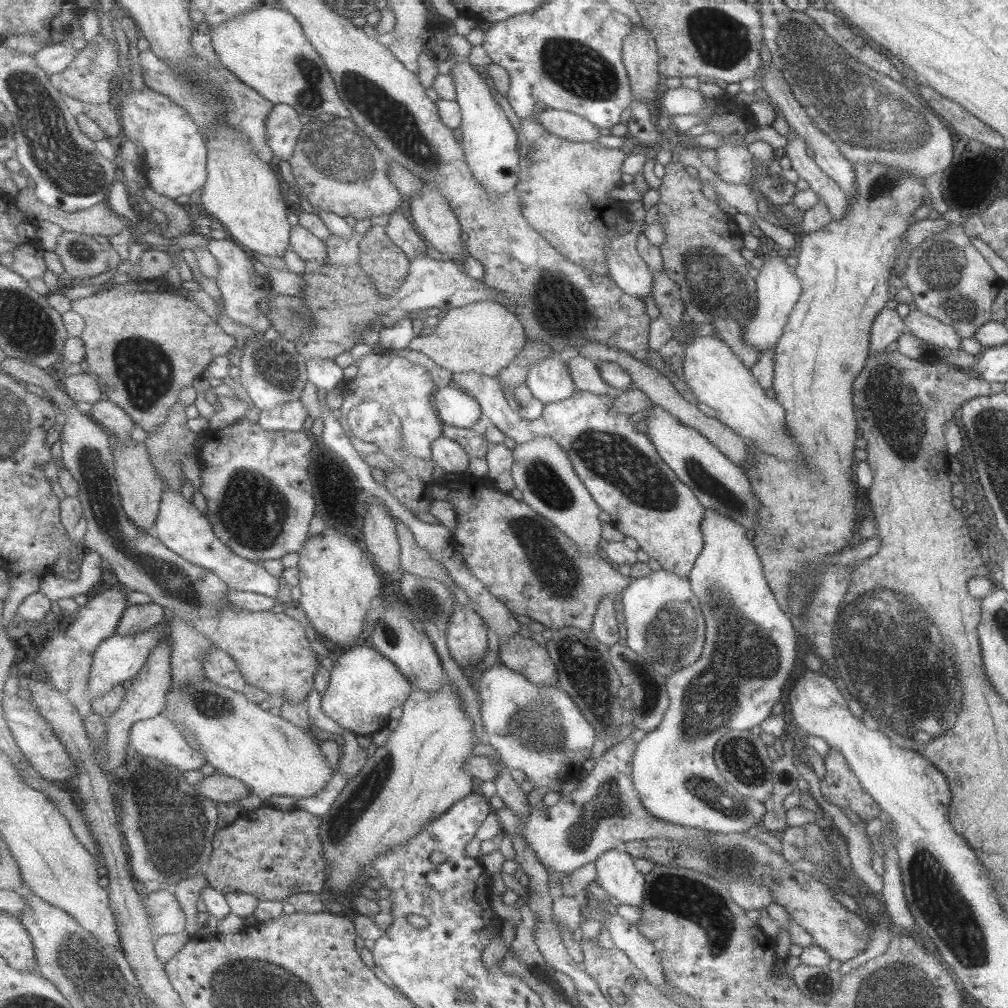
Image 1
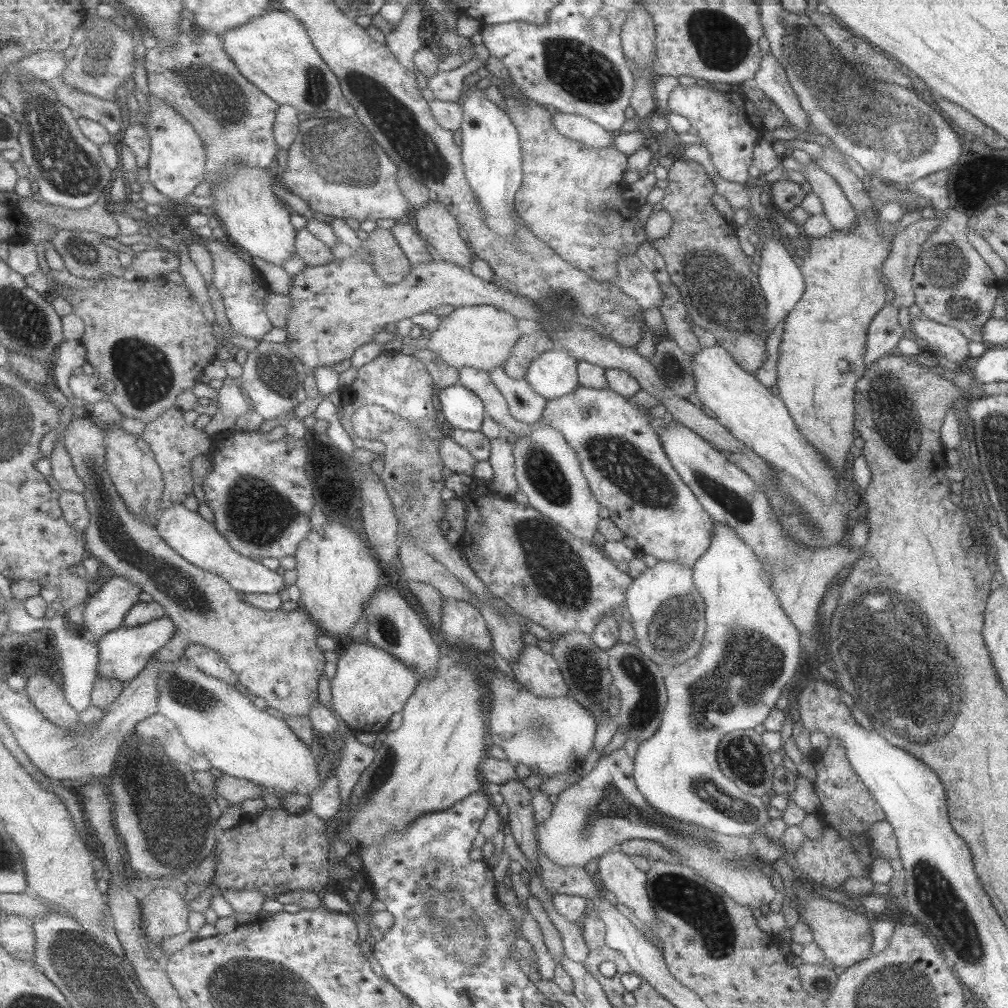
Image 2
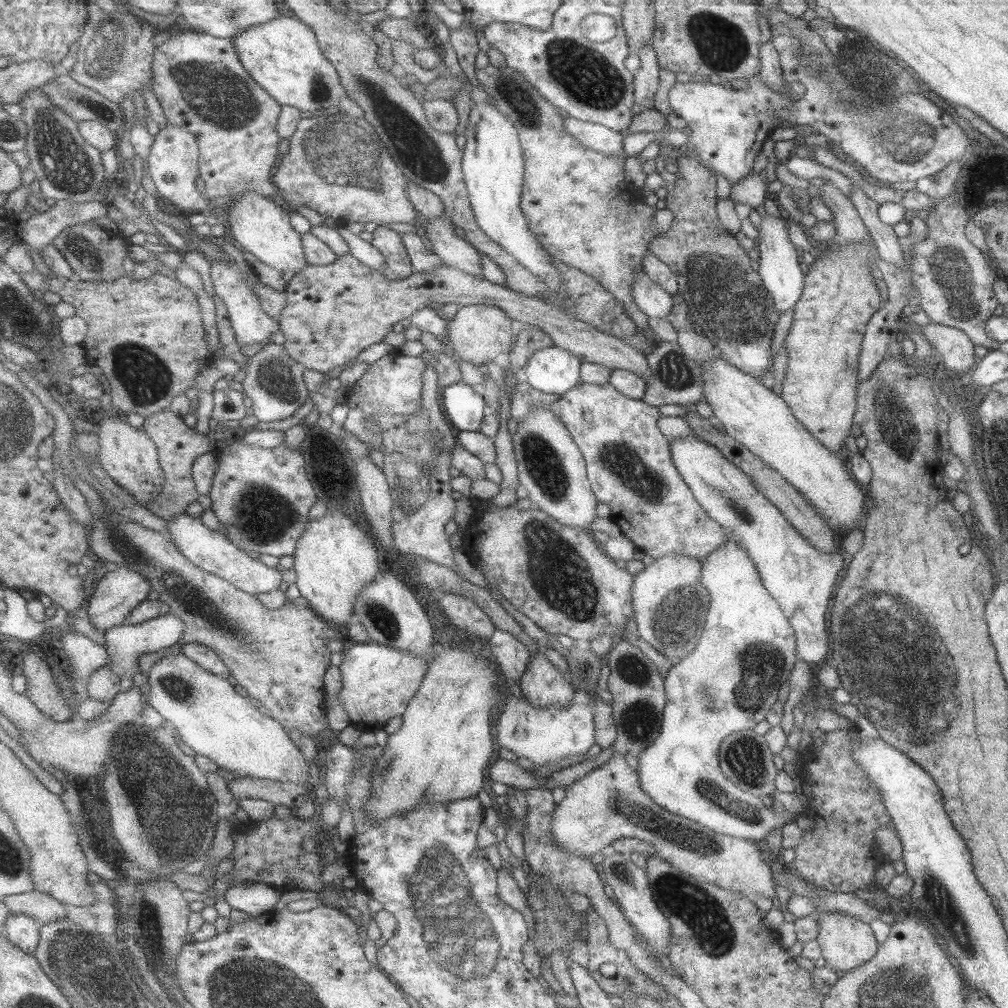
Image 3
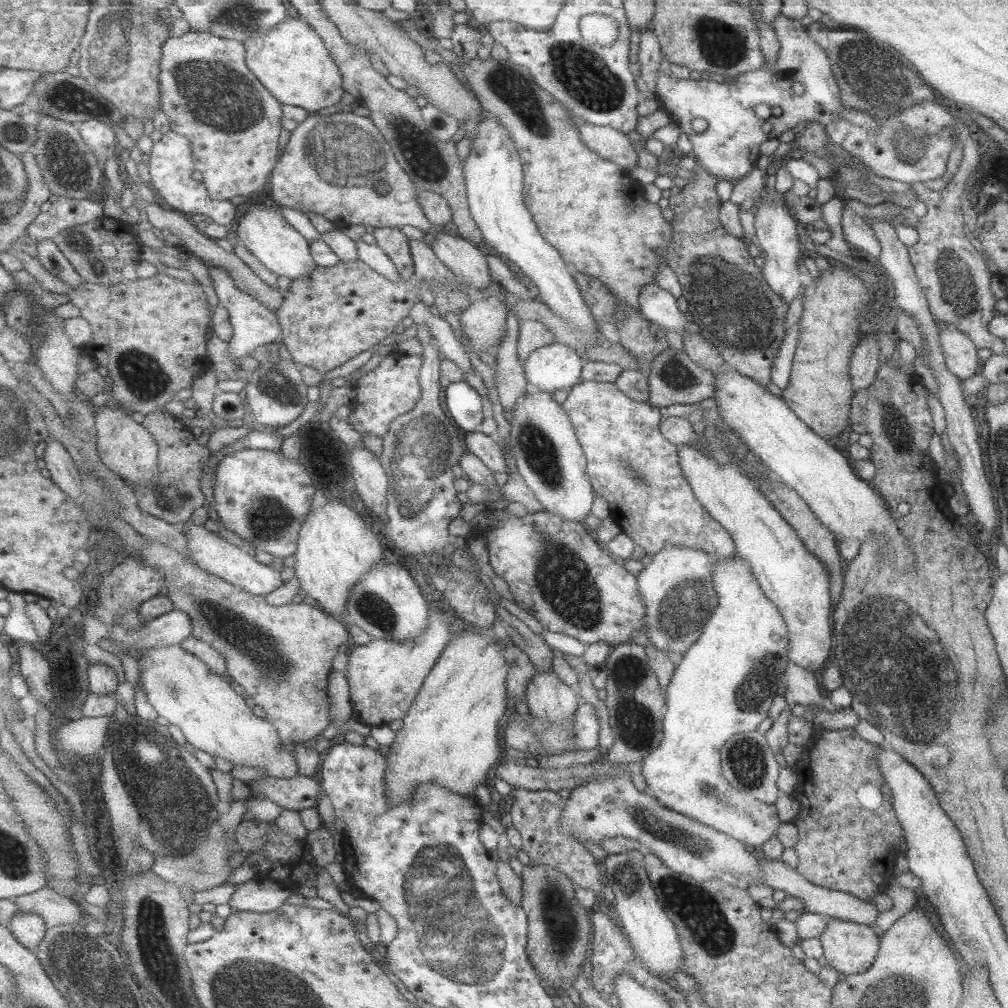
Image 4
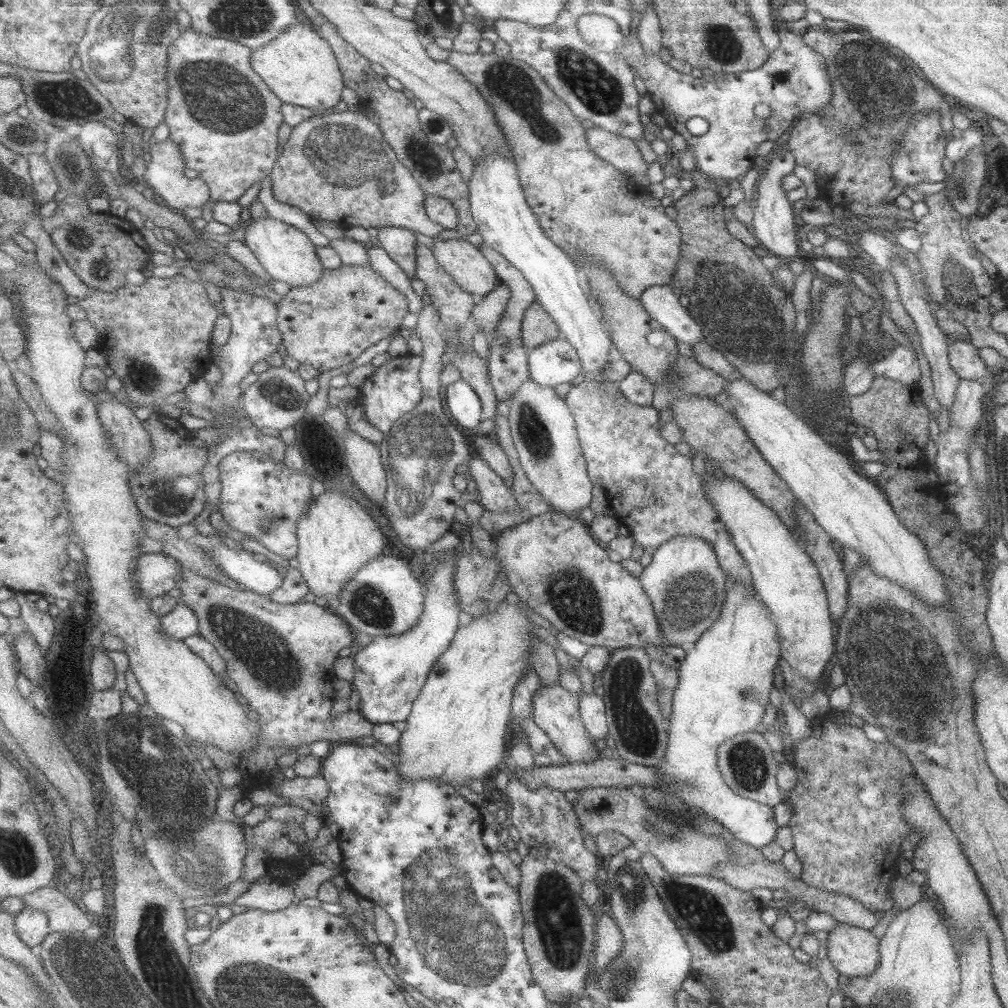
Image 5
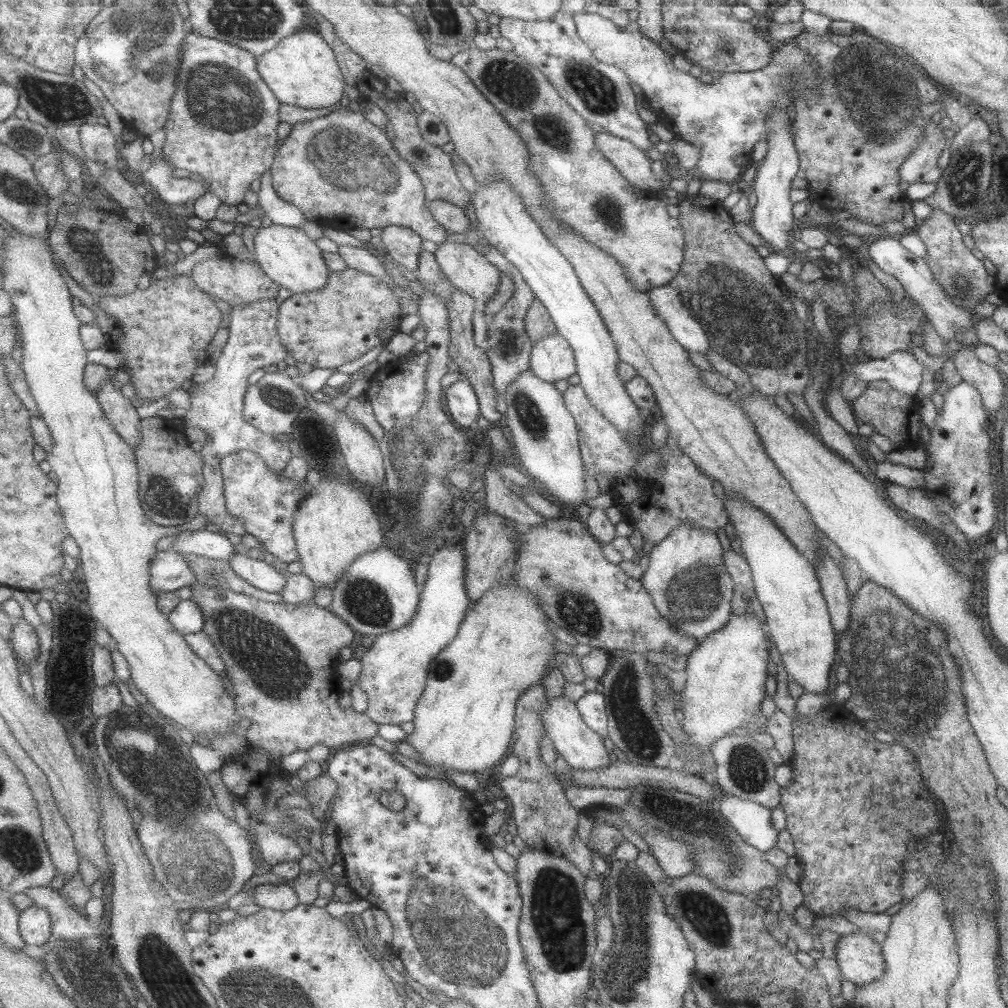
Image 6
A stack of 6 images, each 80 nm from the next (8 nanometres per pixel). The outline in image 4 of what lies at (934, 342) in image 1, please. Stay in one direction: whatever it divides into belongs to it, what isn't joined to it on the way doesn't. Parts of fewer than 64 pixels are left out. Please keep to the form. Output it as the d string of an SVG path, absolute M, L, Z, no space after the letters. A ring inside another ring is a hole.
M947 325L938 332L939 348L947 370L960 380L980 371L983 361L971 339L954 326Z

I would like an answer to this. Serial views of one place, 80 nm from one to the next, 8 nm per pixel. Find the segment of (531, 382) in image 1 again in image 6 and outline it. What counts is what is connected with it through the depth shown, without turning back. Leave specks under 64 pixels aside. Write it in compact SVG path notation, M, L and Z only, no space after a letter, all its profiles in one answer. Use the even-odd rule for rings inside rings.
M558 332L534 343L532 369L541 380L557 384L558 380L574 381L575 350Z

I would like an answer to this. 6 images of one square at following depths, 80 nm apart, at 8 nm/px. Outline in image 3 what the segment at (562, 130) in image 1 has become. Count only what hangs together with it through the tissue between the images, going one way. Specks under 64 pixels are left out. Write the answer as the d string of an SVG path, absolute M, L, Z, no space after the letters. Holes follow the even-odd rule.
M565 115L565 129L571 137L576 138L581 145L594 152L601 152L607 156L623 156L624 138L620 132L605 128L601 124L593 124L591 122L576 120Z

